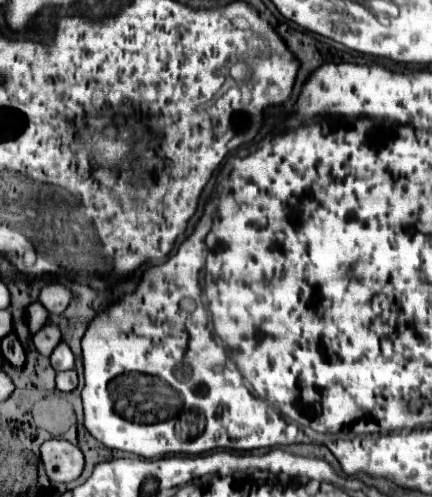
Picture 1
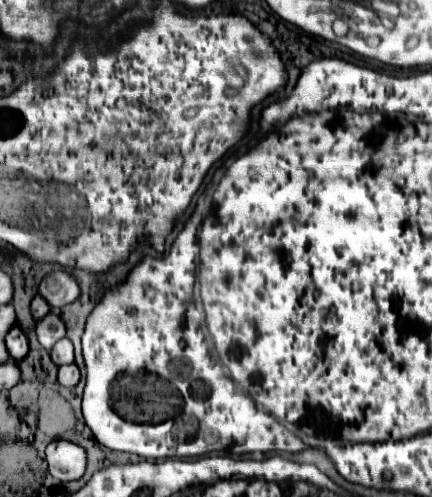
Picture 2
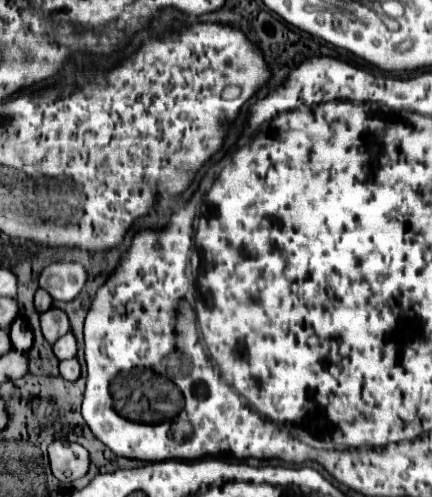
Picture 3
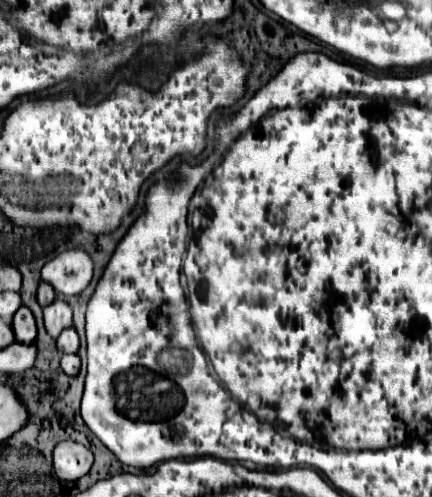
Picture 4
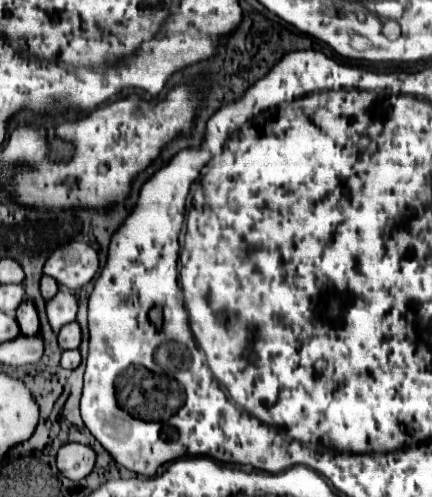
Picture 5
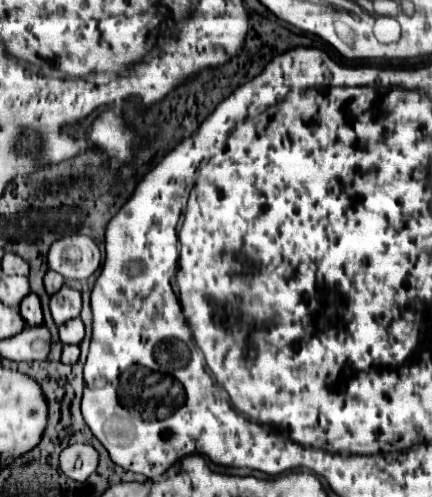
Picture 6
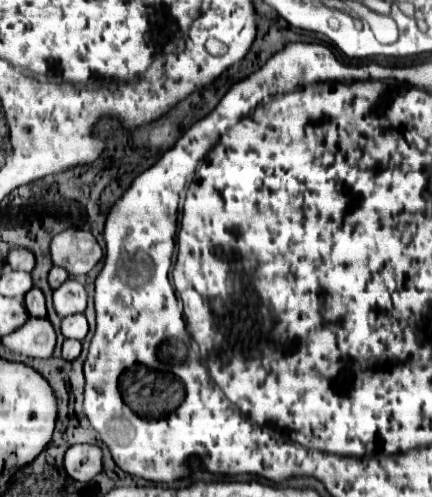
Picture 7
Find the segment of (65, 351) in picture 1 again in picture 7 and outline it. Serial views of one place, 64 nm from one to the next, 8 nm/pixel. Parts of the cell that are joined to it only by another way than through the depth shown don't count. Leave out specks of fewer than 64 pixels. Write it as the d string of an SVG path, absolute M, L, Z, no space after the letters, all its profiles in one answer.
M70 314L62 320L62 334L66 338L76 338L76 340L84 340L88 332L88 322L84 314Z

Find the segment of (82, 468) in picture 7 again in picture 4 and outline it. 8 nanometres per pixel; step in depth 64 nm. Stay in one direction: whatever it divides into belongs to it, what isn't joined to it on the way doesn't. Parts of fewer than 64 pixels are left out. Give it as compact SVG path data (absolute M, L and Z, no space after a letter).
M60 442L54 448L54 470L62 480L78 480L92 468L94 454L78 442Z

